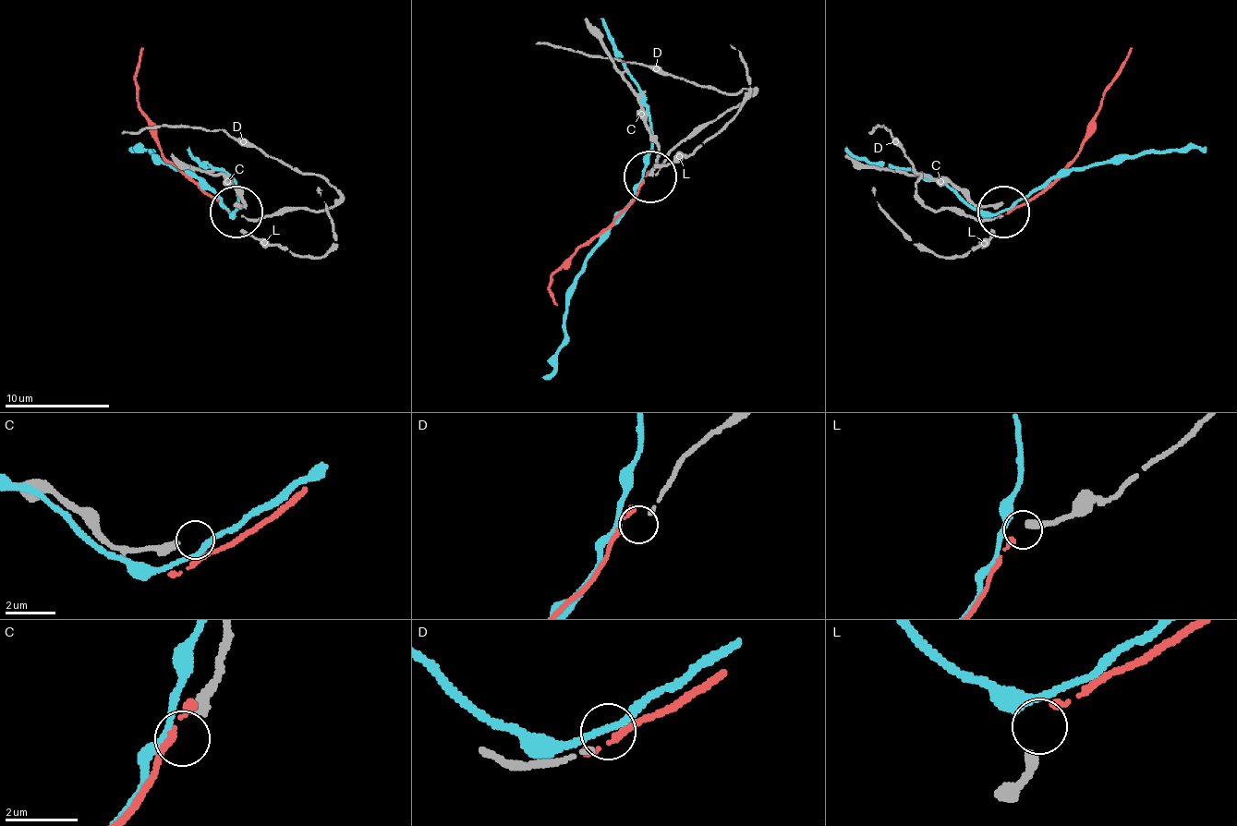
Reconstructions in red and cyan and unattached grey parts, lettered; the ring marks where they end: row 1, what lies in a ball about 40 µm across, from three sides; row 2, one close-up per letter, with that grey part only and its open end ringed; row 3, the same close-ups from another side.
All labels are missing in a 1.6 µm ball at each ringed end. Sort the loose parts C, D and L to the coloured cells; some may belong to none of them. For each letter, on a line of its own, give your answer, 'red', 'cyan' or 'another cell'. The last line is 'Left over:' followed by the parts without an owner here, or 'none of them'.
C: another cell
D: another cell
L: red
Left over: C, D

